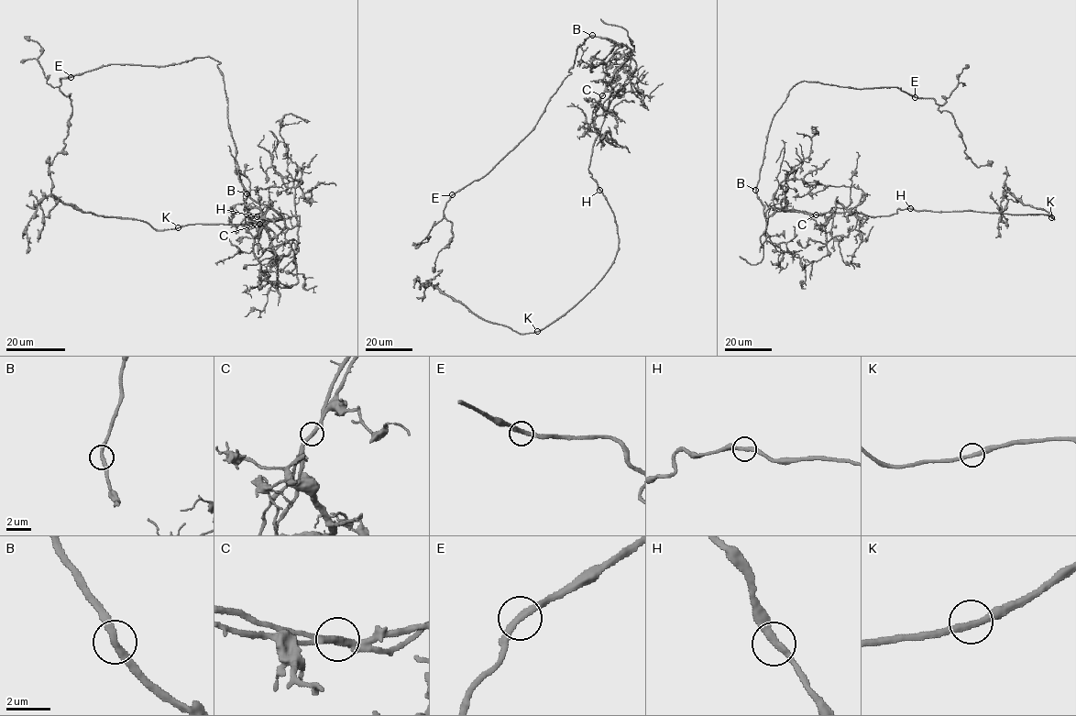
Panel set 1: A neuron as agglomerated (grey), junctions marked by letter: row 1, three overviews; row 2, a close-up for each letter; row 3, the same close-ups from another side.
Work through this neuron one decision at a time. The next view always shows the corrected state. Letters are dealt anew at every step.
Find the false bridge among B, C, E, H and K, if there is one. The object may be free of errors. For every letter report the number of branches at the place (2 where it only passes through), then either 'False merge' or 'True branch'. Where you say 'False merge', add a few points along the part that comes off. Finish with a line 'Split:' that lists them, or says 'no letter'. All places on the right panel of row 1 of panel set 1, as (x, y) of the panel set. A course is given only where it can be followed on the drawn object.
B: Branches: 2. True branch
C: Branches: 2. False merge. Course of the part to remove: (816, 214), (853, 211), (876, 216), (912, 208), (1054, 219), (1006, 192), (995, 237)
E: Branches: 2. True branch
H: Branches: 2. True branch
K: Branches: 2. True branch
Split: C

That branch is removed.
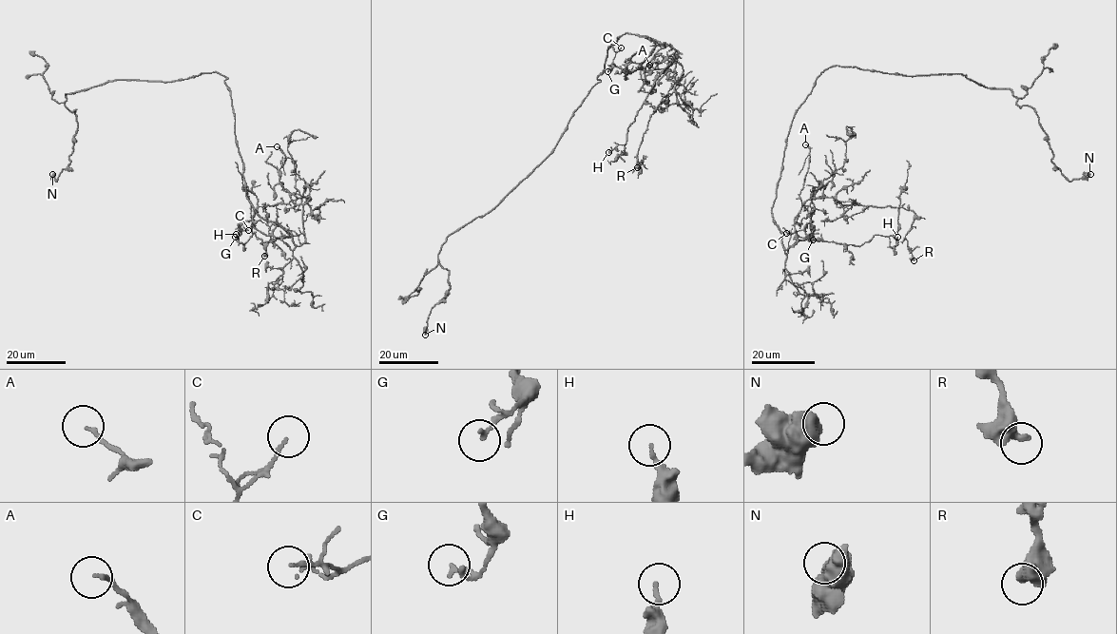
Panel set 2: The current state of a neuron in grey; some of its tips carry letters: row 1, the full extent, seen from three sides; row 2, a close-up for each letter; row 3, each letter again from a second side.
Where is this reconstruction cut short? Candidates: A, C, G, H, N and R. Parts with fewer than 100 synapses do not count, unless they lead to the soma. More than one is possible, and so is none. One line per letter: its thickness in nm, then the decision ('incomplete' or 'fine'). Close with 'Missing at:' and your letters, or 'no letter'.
A: calibre 130 nm; fine
C: calibre 110 nm; fine
G: calibre 170 nm; fine
H: calibre 150 nm; fine
N: calibre 650 nm; fine
R: calibre 380 nm; fine
Missing at: no letter

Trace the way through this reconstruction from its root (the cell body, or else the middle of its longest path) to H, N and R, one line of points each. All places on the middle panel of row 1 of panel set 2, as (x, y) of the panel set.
H: (603, 70), (607, 48), (625, 33), (665, 43), (678, 54), (658, 78), (628, 126), (626, 143), (608, 152)
N: (603, 70), (555, 148), (493, 208), (447, 238), (437, 266), (449, 271), (450, 288), (432, 309), (425, 335)
R: (603, 70), (607, 48), (625, 33), (665, 43), (683, 67), (675, 90), (650, 118), (637, 167)

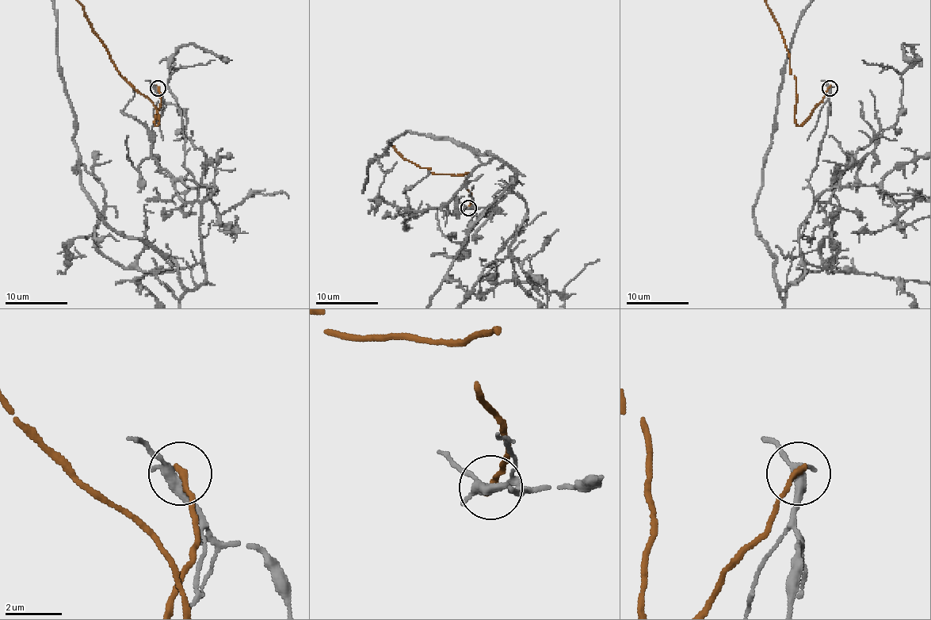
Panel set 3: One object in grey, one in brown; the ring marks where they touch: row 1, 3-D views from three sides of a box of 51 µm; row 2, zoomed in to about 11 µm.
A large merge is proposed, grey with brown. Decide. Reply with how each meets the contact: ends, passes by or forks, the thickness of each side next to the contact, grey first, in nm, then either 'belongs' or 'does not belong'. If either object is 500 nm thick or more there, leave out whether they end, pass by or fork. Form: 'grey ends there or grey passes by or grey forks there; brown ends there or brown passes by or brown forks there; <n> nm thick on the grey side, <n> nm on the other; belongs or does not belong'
grey passes by; brown ends there; 360 nm thick on the grey side, 240 nm on the other; does not belong

